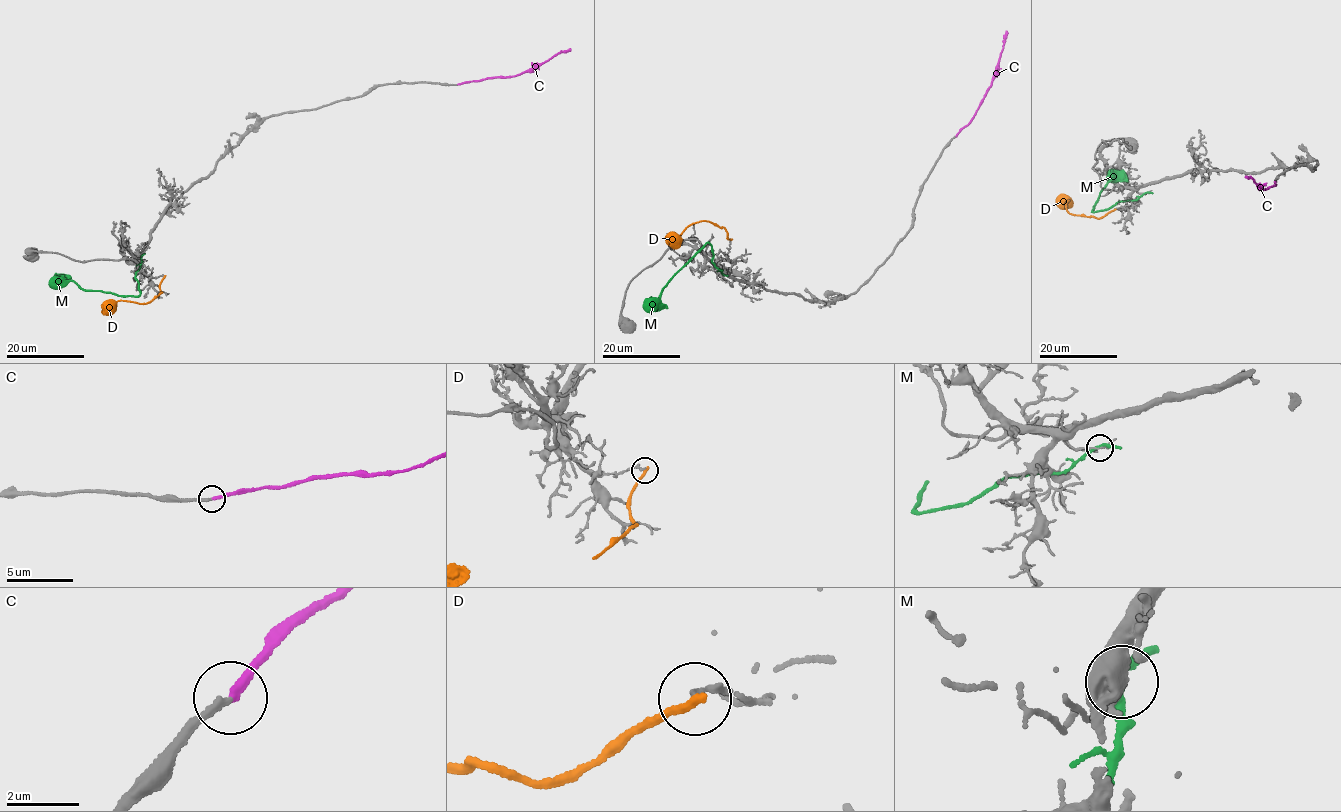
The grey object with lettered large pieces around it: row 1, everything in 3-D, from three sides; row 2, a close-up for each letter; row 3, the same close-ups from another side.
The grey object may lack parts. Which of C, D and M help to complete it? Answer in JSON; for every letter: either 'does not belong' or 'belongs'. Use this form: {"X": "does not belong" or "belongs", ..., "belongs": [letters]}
{"C": "belongs", "D": "does not belong", "M": "does not belong", "belongs": ["C"]}

